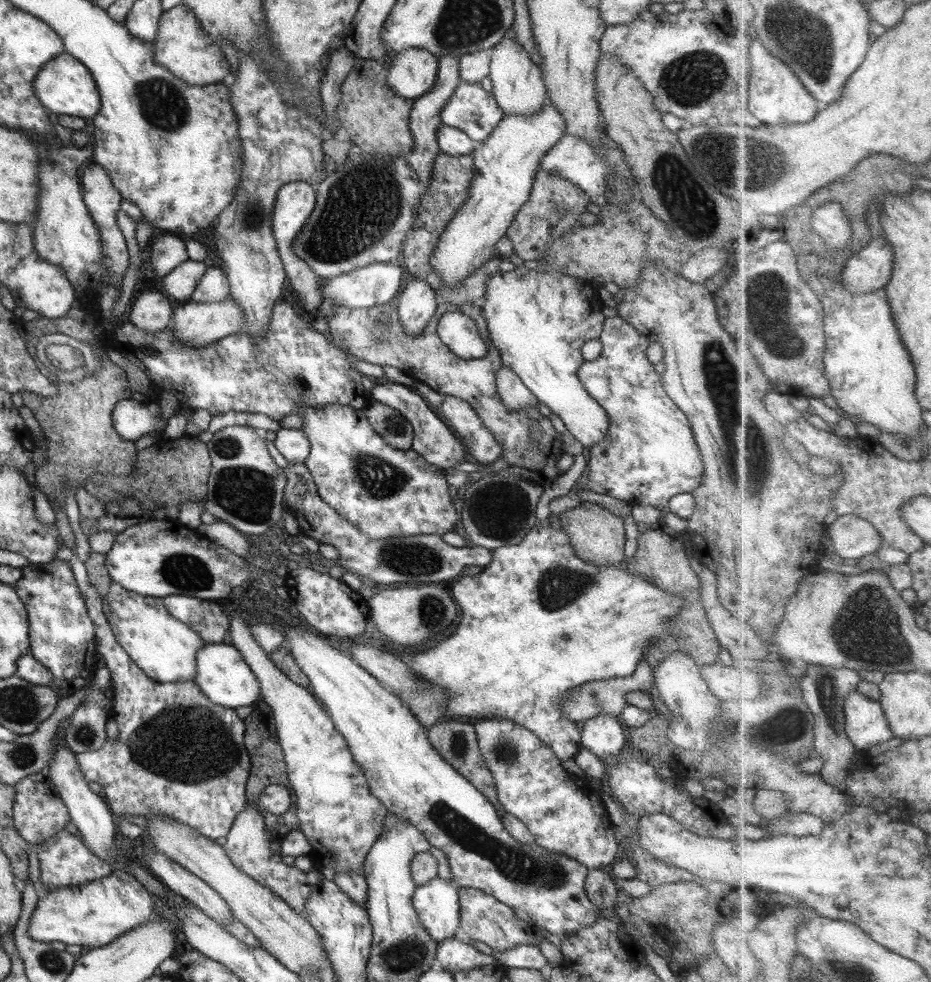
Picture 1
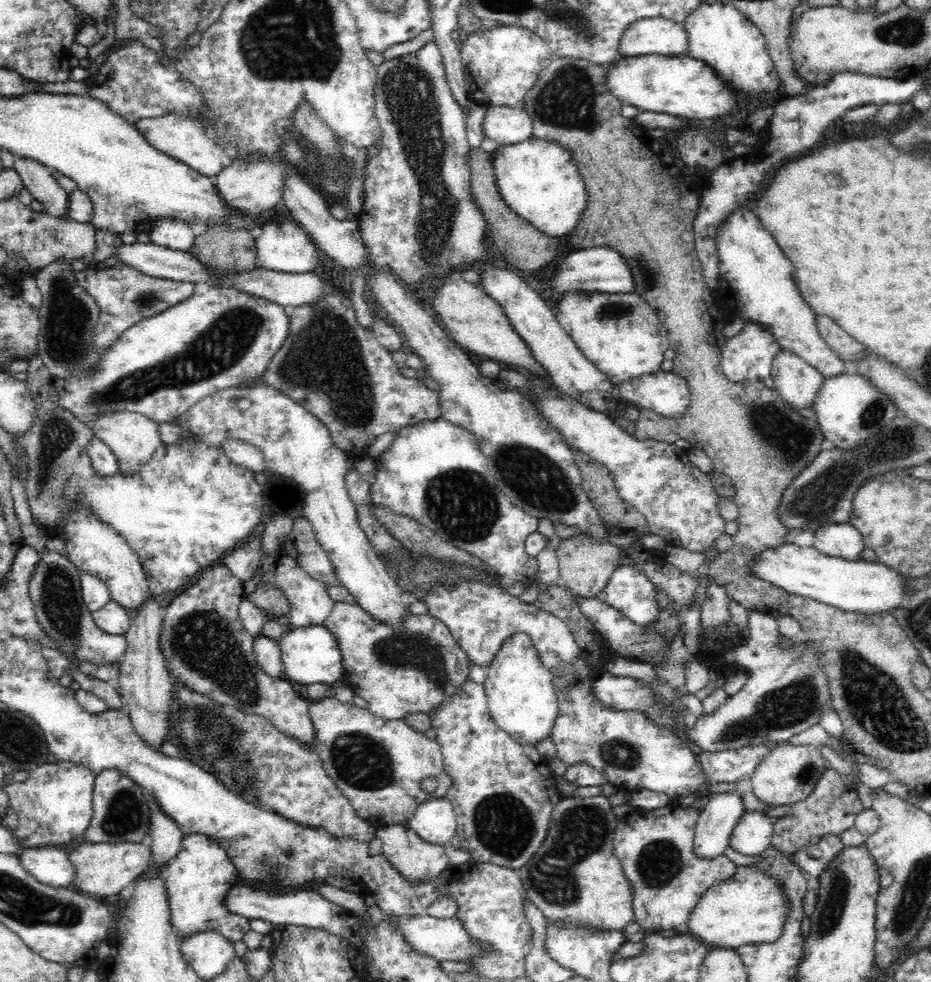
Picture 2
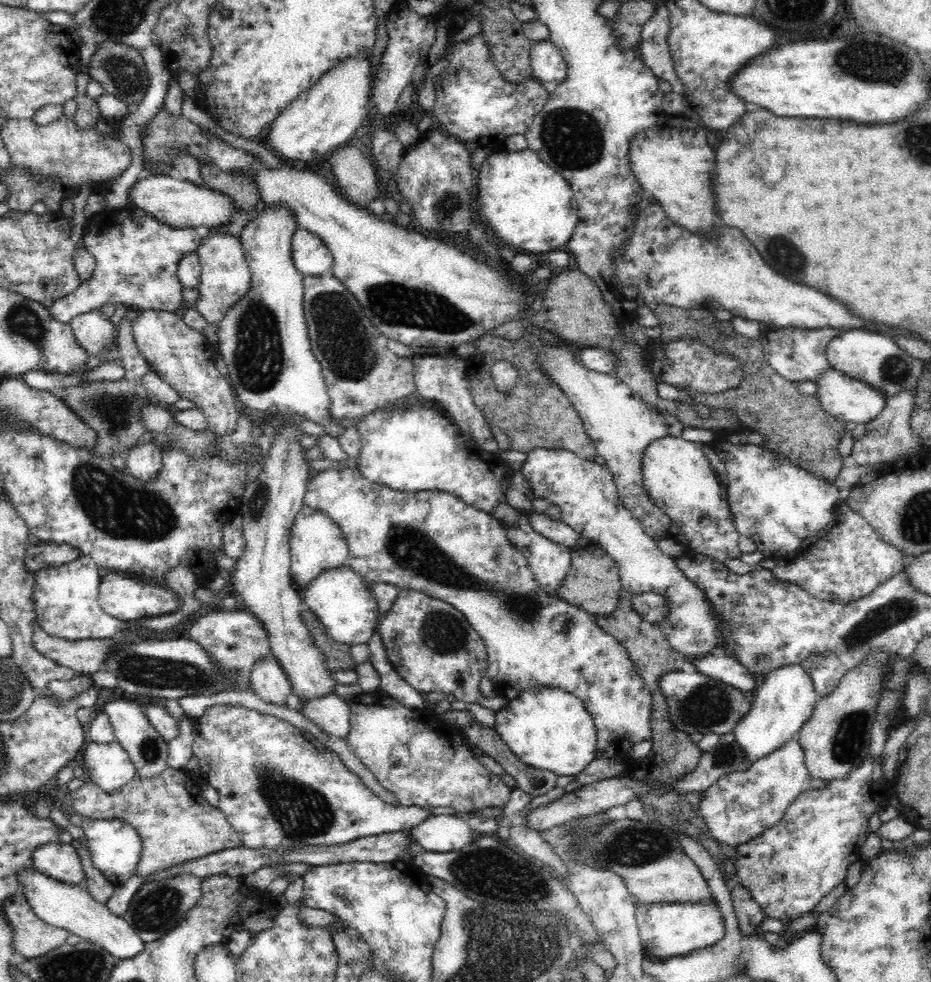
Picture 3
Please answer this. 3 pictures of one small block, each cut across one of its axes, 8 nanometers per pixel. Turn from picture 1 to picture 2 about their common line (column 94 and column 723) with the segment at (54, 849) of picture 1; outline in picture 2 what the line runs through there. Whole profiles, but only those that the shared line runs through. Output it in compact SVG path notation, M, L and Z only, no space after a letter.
M673 802L666 807L647 810L634 810L617 822L613 853L622 865L622 872L631 884L633 900L633 919L644 931L661 935L686 934L688 918L698 904L702 895L720 881L730 878L738 866L725 854L710 860L702 860L694 852L695 826L699 820L700 810L685 808Z

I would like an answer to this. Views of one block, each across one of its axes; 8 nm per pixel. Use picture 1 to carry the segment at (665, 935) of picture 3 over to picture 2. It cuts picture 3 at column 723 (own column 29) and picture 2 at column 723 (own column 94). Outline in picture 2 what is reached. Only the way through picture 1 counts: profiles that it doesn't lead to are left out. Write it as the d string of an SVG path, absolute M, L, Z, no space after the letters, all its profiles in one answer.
M740 865L726 880L706 890L688 918L688 931L695 938L721 949L738 949L746 944L764 944L780 938L788 905L786 893L774 875L756 865Z

